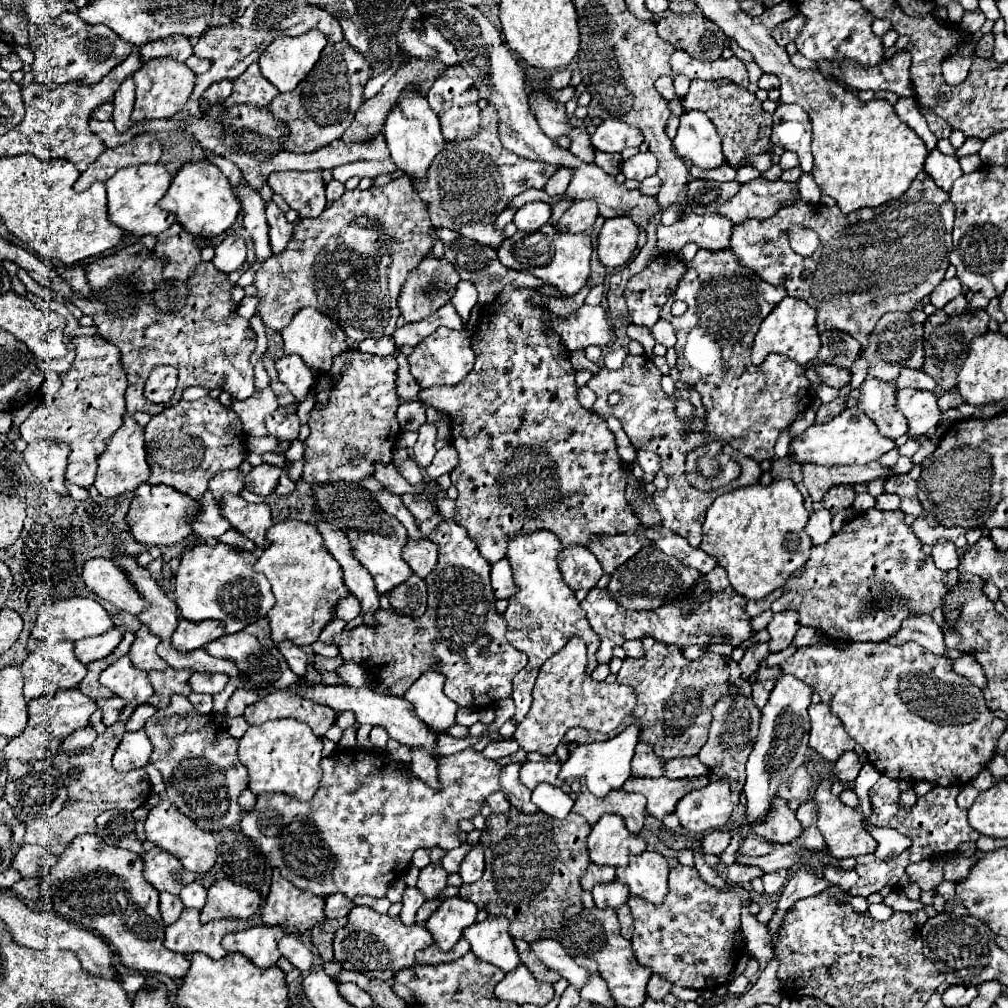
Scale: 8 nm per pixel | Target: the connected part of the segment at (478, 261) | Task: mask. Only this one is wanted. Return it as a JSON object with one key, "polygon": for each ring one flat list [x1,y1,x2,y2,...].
{"polygon":[[437,229,437,239,445,243,445,257,449,257,449,263,455,265,457,269,461,269,461,279,469,279,477,291,479,291,479,305,489,305,493,303,501,291,507,287,507,285,513,285,513,287,529,287,529,289,539,289,543,285,549,285,547,281,541,281,529,273,519,273,515,269,509,269,505,265,501,265,497,253,487,247,487,245,479,245,477,241,469,241,465,237,461,237,461,233,453,231,453,229]]}

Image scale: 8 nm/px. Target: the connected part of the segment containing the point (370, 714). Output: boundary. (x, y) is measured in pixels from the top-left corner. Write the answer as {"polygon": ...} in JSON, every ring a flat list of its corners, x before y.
{"polygon":[[305,685,305,687,293,687,293,691,297,691,305,699,321,701,323,705,327,705,327,707,331,707,335,711,353,711,355,717,357,717,357,723,383,725,391,739,397,739,397,741,401,741,403,745,409,745,409,747,429,749,433,753,433,757,439,759,437,733,433,733,433,729,425,727,425,723,415,717,413,705,409,705,409,701,405,701,403,697,379,695,379,693,371,691,369,687,349,687,349,685,333,685,333,687,327,687,327,685]]}

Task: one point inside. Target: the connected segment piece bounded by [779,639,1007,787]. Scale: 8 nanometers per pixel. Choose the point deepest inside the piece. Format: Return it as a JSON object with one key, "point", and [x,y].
{"point":[917,720]}

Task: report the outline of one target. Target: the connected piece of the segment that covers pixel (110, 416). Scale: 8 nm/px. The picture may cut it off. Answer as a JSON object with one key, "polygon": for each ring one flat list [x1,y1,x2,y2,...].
{"polygon":[[83,335,83,337,75,337,73,339,75,345,75,359,71,363,71,369,67,373,61,375,61,389,55,393,55,397,45,399,35,411,33,415,19,427,21,437,31,443,35,439,59,439,63,443,67,443,71,447,71,455,69,455,69,465,67,465,67,473,65,477,71,483,77,483,81,487,91,487,95,481,95,471,97,471,97,455,107,447,107,439,121,427,123,423,123,415,127,413,125,409,125,389,127,389,127,375,123,371,121,365,121,353,119,349,105,341,101,335]]}

